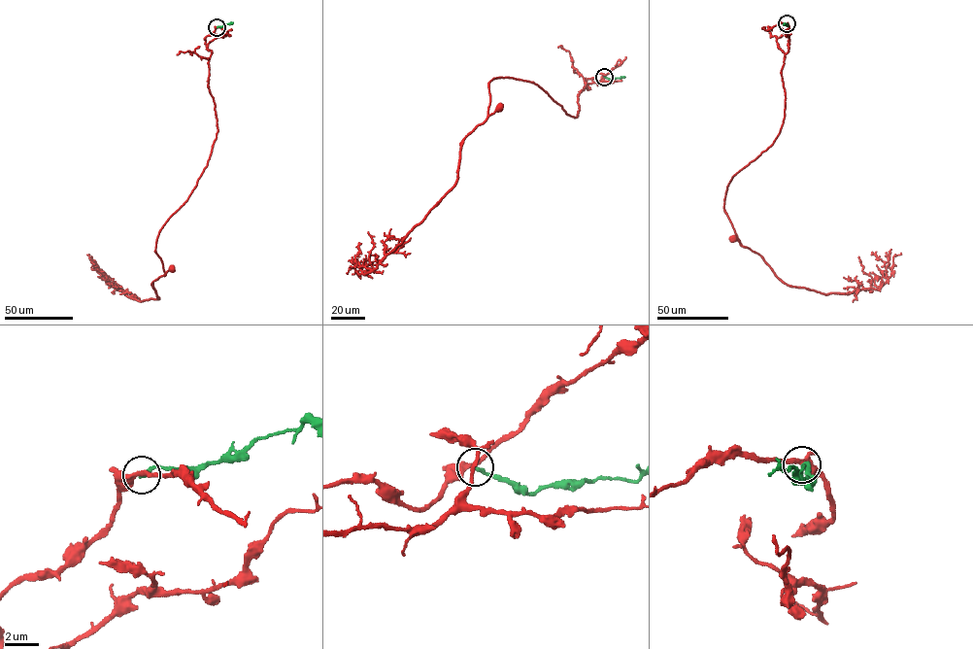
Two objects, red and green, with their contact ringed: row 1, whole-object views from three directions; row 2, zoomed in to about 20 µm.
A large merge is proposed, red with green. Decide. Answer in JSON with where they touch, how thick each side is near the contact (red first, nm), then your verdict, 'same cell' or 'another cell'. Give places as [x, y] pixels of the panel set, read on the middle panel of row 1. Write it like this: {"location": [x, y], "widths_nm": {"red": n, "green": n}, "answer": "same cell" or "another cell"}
{"location": [604, 77], "widths_nm": {"red": 280, "green": 240}, "answer": "another cell"}

